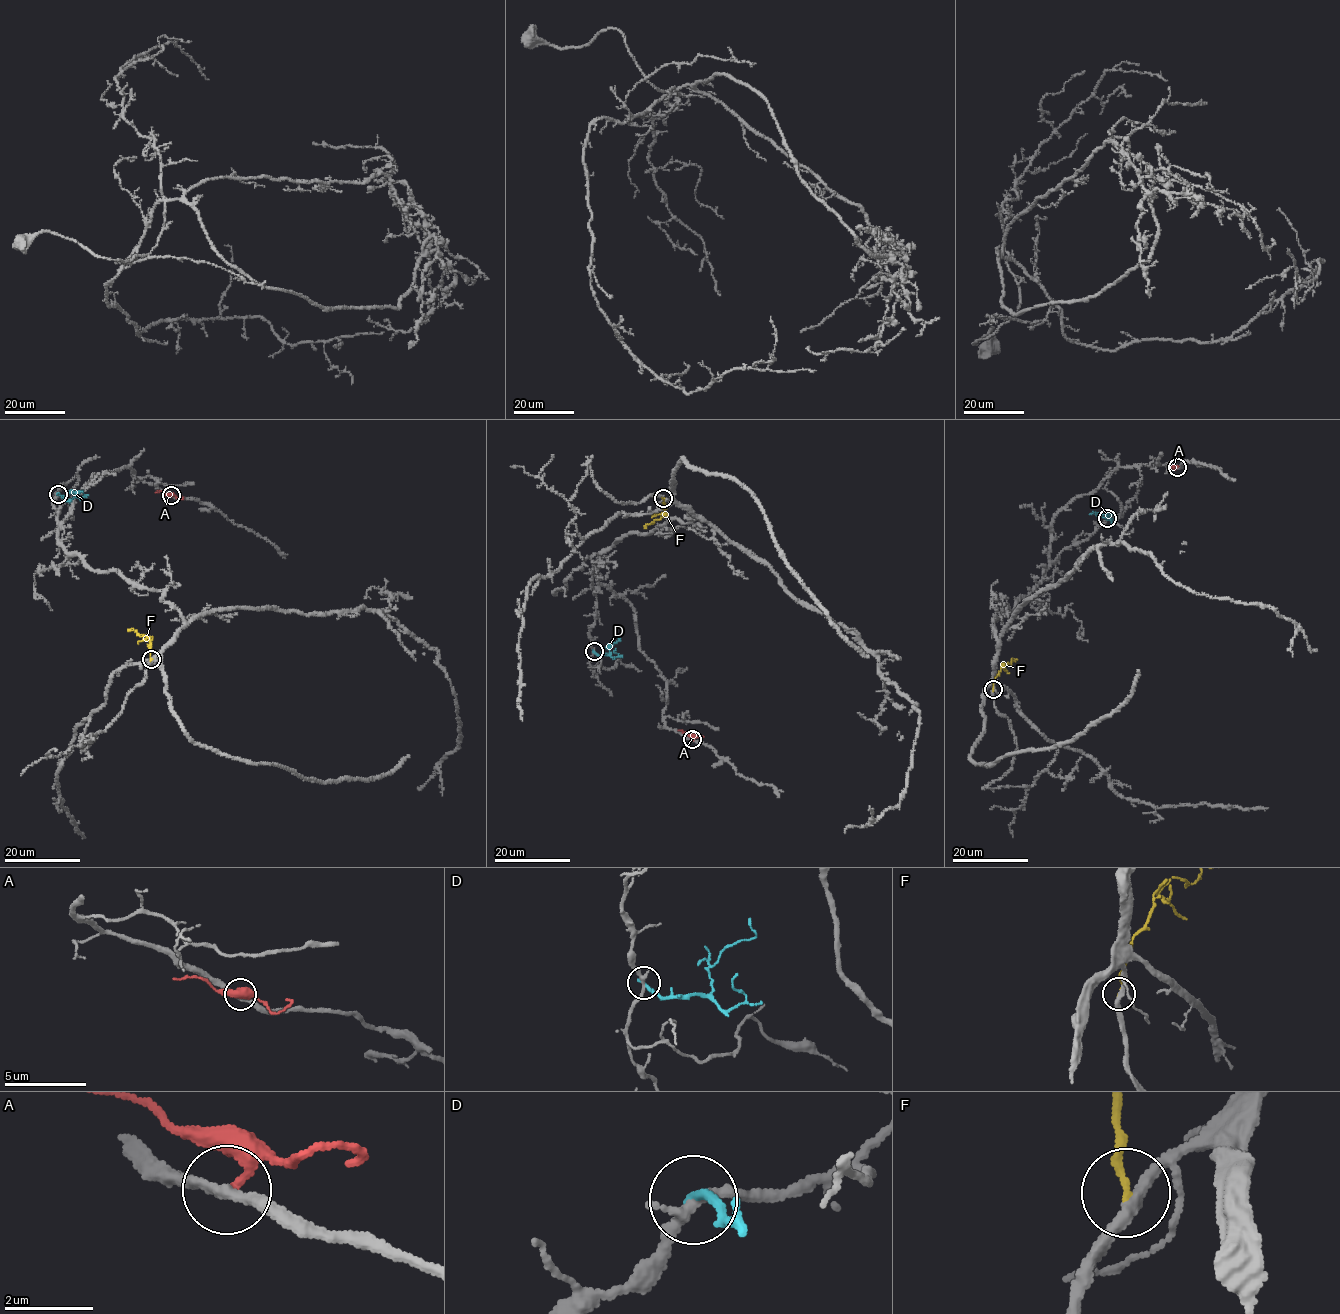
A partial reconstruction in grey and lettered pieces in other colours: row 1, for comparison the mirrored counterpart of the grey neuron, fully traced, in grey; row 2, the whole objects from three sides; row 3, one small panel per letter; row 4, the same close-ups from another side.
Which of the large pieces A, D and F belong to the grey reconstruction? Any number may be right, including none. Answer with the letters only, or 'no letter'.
A

